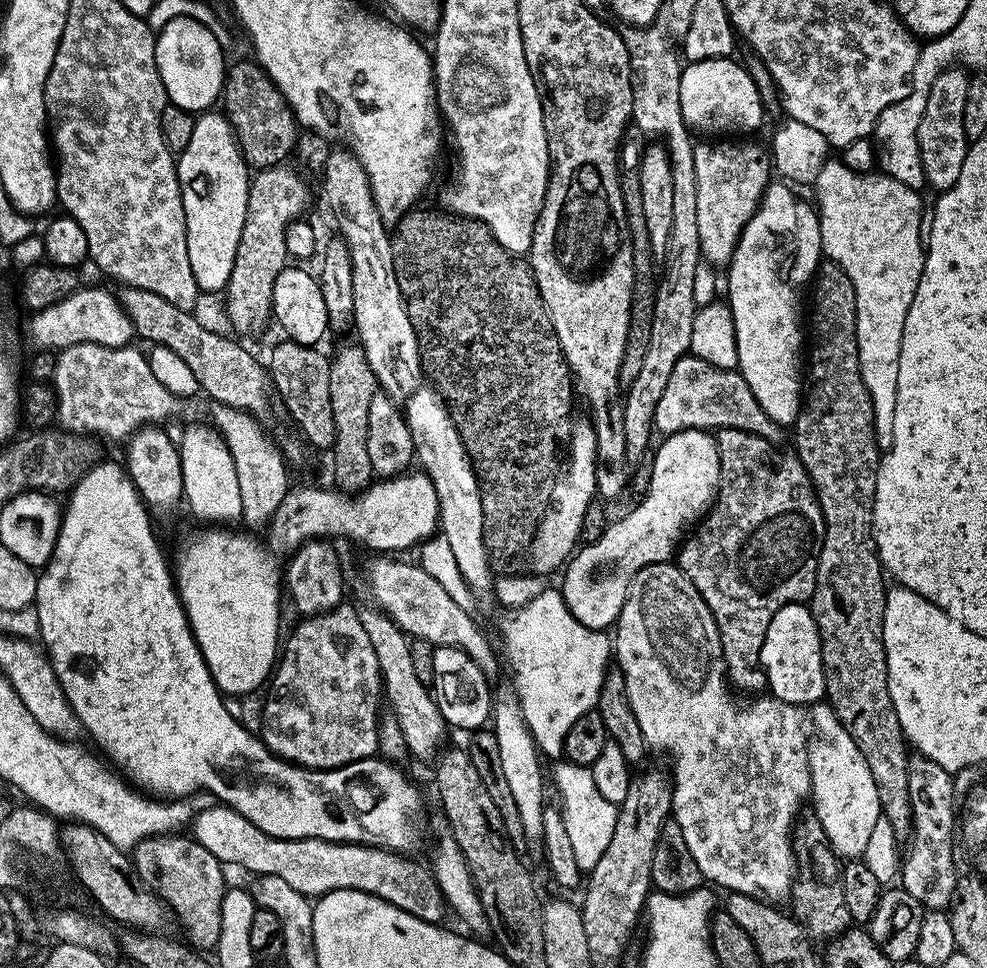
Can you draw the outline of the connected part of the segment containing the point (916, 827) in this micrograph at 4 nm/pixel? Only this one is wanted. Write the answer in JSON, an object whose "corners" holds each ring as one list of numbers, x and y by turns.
{"corners":[[916,754,911,757,909,762,909,778,910,778,910,802,913,806,913,830,910,837,910,845,912,849,909,850,908,856,906,852,906,859,902,864,902,887,904,891,909,892,914,898,918,898,920,903,924,905,925,909,933,912,943,912,951,909,956,898,956,857,958,855,957,849,954,847,954,835,957,833,958,825,956,823,956,782,953,773,942,770,942,766,938,766,933,760,928,760,926,757]]}

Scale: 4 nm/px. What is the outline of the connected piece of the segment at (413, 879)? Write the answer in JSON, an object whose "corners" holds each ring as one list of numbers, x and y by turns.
{"corners":[[227,806,205,807,194,820,194,838,214,858,218,858,225,866,233,864,236,868,245,868,248,872,256,872,257,877,273,876,282,878,298,894,309,898,329,896,332,892,350,890,351,892,365,892,384,900,390,906,398,906,398,910,406,910,406,914,414,914,414,918,422,918,427,924,443,925,444,912,446,913,446,901,440,893,440,887,436,885,436,877,427,867,419,868,407,855,399,852,390,852,386,848,367,848,365,844,335,844,325,840,279,840,273,836,267,836,254,822,242,818,234,809]]}

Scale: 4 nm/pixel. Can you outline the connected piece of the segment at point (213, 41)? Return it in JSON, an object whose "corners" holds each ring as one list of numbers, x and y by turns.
{"corners":[[178,19,157,35,156,57,159,74,168,92,169,103,193,114,211,111,223,97,228,61,217,36,199,20]]}

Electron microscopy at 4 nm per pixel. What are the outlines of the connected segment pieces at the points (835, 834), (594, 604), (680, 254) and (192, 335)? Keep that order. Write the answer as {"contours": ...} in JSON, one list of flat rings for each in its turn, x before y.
{"contours":[[[824,702,815,705,810,712,810,724,815,731,816,728,820,731,820,740,813,739,808,750,812,771,812,800,814,805,816,804,815,815,822,818,822,832,824,830,828,835,827,843,836,851,837,857,848,862,859,861,866,854,874,826,882,817,878,788,875,786,869,766,863,760,863,754,859,752,850,734,838,722,832,707]],[[679,432,667,437,663,443,660,449,655,449,653,480,648,482,648,493,640,500,641,504,625,520,610,525,601,540,594,541,589,548,581,547,572,556,563,573,562,591,566,606,570,614,574,614,574,618,578,618,578,622,582,622,582,626,592,632,607,633,615,629,636,575,644,568,669,563,677,555,685,537,707,517,715,505,720,486,720,455,715,435,706,432]],[[660,26,637,29,629,27,623,31,627,52,630,54,631,70,633,77,632,89,634,90,633,123,635,127,643,130,647,137,658,136,664,138,664,146,671,154,671,164,674,170,674,228,672,230,667,258,664,261,664,280,659,281,656,292,654,310,654,322,652,324,652,338,650,348,644,361,642,372,638,380,627,389,626,399,623,401,624,433,626,434,626,446,628,447,628,459,639,462,650,451,652,436,654,437,654,421,658,402,662,402,662,394,666,394,666,386,670,383,670,377,674,374,674,368,681,358,691,353,694,336,694,322,699,307,695,302,696,270,702,261,703,252,698,234,698,188,697,171,694,163,695,141,688,125,684,121,681,108,681,78,683,76,683,63,674,54,667,31]],[[123,287,119,291,120,304,135,326,136,336,152,346,166,347,175,352,193,371,201,391,207,394,217,405,245,411,259,420,270,412,272,397,271,375,264,367,233,337,213,334,196,320,192,312,184,311,173,303,159,298,158,294,137,288]]]}

